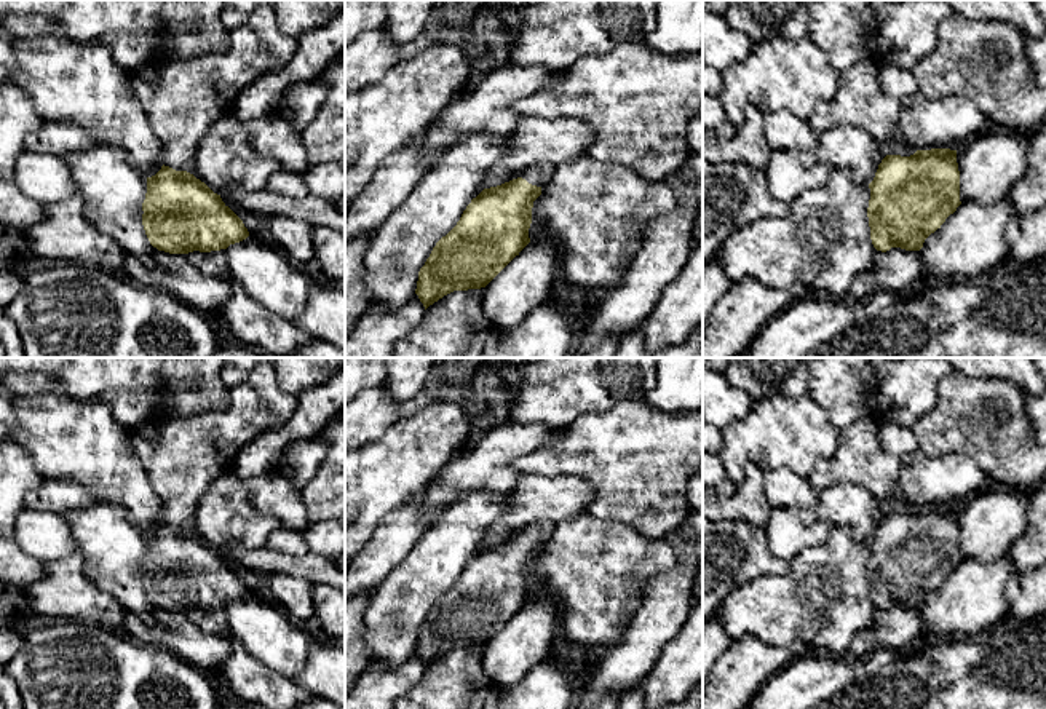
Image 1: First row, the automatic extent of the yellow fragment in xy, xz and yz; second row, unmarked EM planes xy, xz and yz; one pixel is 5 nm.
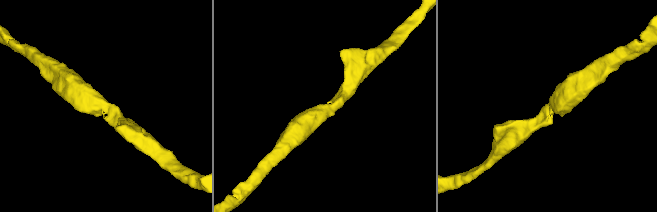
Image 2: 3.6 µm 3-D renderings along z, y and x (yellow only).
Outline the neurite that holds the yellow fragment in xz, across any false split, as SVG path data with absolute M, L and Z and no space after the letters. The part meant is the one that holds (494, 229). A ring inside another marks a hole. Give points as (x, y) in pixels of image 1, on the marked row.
M535 166L517 179L484 188L463 211L457 225L433 248L418 271L415 294L425 310L454 291L485 287L530 243L533 201L551 174L548 166Z

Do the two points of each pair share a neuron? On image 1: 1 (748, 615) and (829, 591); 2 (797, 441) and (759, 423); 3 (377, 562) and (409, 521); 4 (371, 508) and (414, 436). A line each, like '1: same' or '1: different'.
1: same
2: same
3: same
4: same

